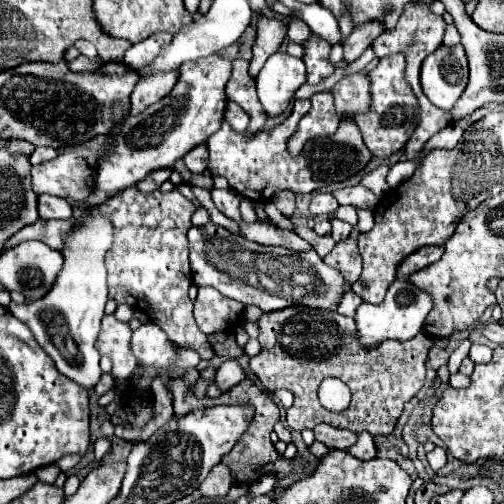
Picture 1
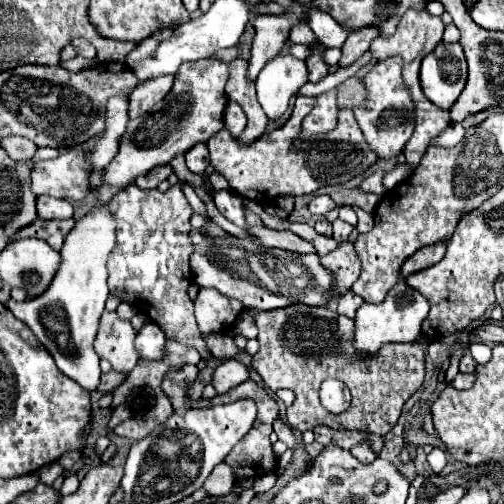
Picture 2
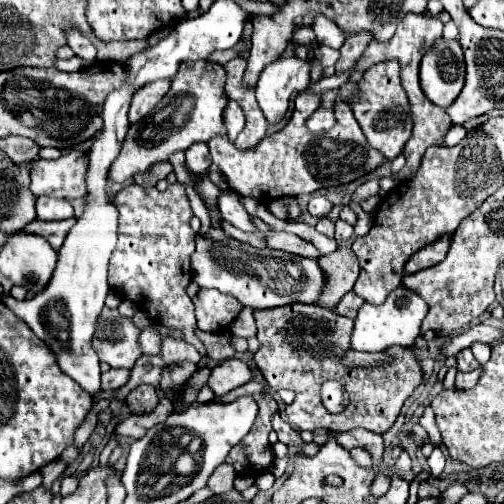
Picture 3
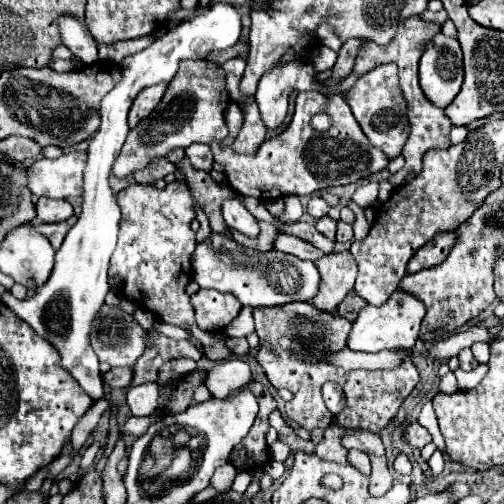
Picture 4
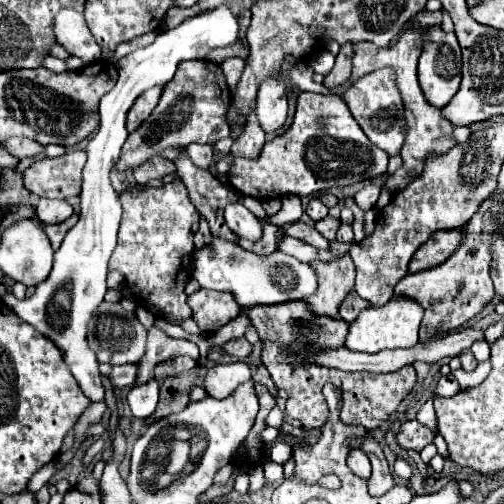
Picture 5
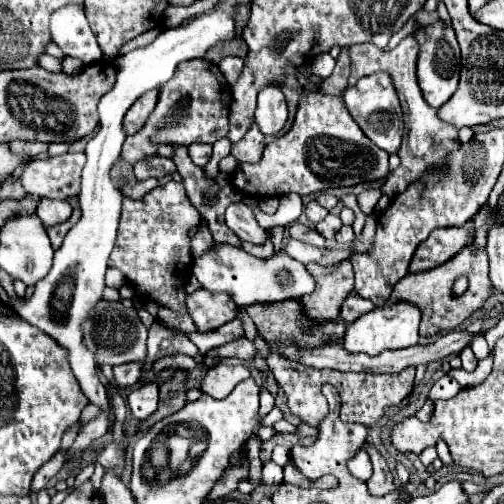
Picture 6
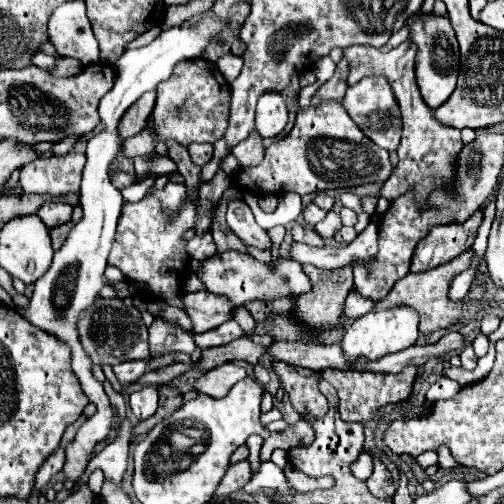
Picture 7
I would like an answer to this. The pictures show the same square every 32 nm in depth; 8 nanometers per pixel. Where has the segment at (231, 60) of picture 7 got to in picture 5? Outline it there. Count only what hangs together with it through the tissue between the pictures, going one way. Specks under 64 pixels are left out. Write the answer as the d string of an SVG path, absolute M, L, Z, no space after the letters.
M228 58L224 60L224 64L220 64L220 68L224 70L224 76L226 76L226 84L230 88L230 92L234 94L236 92L236 84L242 76L242 70L244 70L244 60L242 58Z

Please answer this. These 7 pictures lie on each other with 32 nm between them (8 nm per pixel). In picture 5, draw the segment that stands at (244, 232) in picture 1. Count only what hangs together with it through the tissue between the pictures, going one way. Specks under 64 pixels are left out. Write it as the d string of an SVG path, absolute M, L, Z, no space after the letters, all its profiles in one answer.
M282 236L278 240L278 250L302 260L302 262L314 262L314 260L328 260L332 256L338 256L336 252L324 252L318 248L312 248L310 244L304 244L302 240L296 240L292 236Z

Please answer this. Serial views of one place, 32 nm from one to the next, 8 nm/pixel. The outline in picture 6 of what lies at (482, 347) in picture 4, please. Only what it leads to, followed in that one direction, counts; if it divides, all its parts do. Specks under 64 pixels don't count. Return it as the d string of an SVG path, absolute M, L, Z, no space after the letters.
M484 336L474 338L474 342L472 342L472 352L476 354L476 358L478 358L478 360L484 360L484 358L490 354L490 348L488 348L488 344L486 344Z

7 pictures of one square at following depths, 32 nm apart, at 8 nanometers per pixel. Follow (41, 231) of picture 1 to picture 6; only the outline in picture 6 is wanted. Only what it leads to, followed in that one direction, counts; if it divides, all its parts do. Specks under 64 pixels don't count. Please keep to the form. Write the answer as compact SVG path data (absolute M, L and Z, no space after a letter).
M74 210L74 214L66 220L66 222L62 222L62 224L56 224L56 226L50 226L48 228L48 236L50 236L50 242L52 242L52 248L54 250L58 250L60 248L60 244L62 244L62 240L64 240L64 236L66 236L66 232L78 222L78 218L80 218L80 212L78 210Z

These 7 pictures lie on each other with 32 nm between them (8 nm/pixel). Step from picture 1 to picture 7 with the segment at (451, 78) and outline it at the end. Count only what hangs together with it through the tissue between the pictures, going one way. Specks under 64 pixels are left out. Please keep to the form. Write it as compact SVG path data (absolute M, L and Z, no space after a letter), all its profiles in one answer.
M412 16L412 18L408 20L408 24L412 28L410 40L414 40L418 44L416 82L420 86L420 94L422 94L424 102L430 108L438 108L440 104L444 104L448 100L448 96L456 88L456 80L458 80L458 72L460 72L458 42L456 42L456 36L454 36L454 30L452 30L448 18L442 18L442 16L432 16L430 20L420 20L418 16Z

